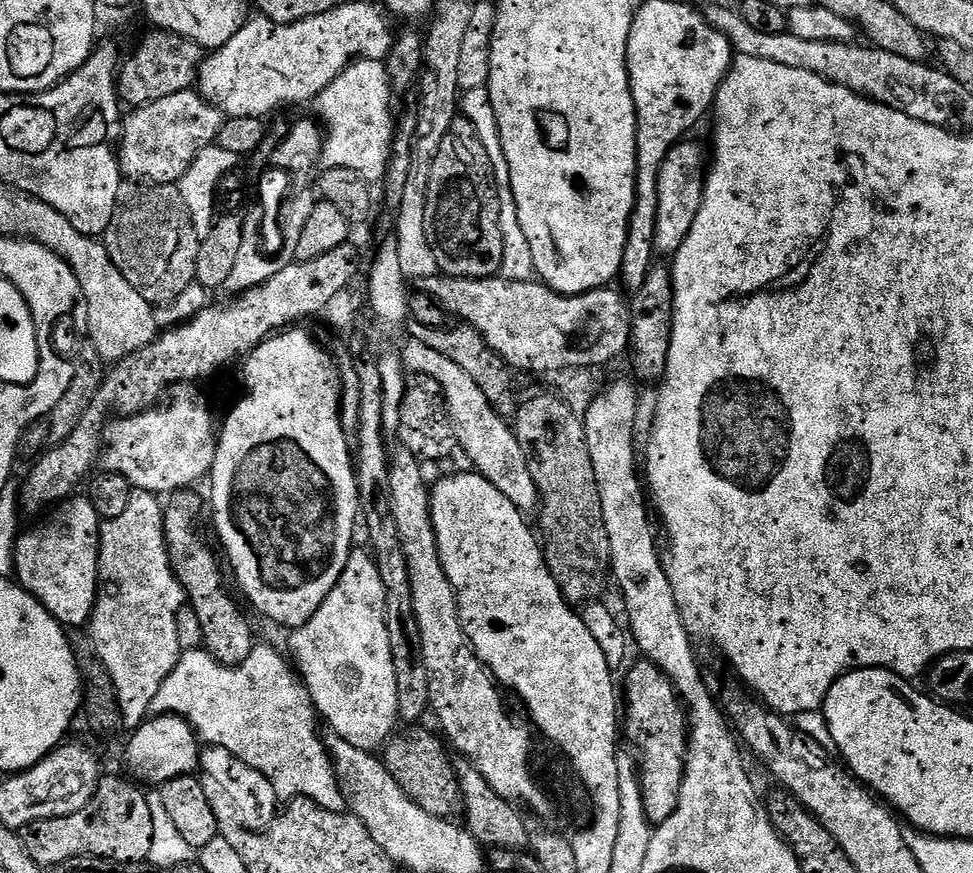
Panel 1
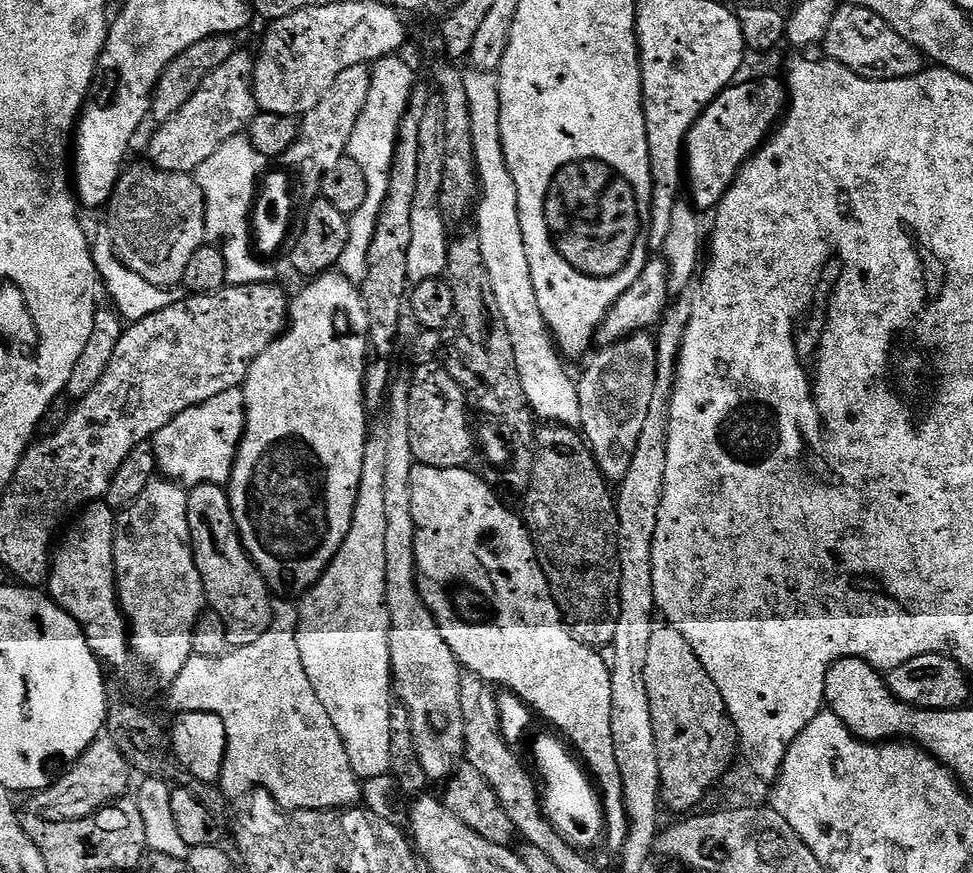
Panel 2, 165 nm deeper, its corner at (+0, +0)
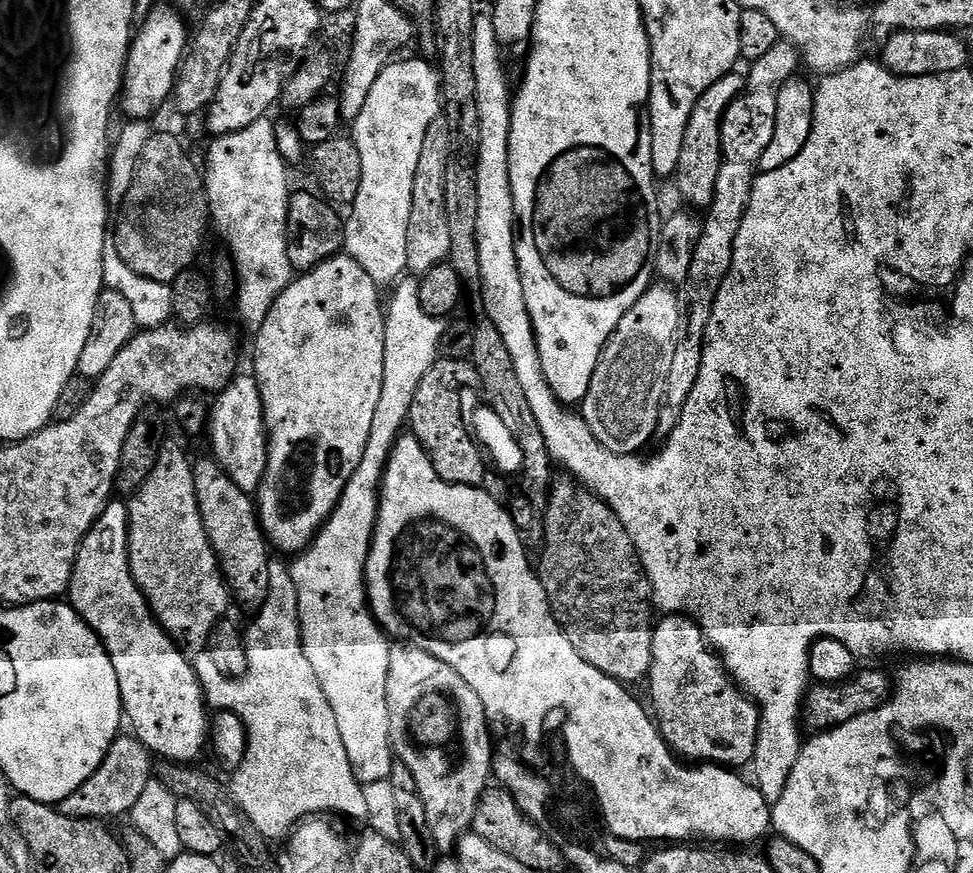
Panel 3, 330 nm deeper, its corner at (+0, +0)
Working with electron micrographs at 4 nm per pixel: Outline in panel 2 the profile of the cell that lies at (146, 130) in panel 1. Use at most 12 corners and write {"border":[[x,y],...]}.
{"border":[[237,50],[155,129],[147,159],[192,174],[258,111]]}

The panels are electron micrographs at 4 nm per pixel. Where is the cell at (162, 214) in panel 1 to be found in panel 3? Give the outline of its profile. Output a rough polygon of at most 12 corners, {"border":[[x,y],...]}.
{"border":[[153,131],[114,216],[122,262],[171,284],[209,231],[201,169]]}

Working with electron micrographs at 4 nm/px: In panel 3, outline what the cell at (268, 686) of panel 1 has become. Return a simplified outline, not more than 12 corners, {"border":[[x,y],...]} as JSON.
{"border":[[289,565],[243,633],[248,665],[195,657],[207,707],[242,718],[236,807],[269,842],[363,821],[338,718],[306,662]]}

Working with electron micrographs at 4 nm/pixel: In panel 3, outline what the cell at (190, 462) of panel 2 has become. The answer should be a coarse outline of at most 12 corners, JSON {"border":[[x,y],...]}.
{"border":[[255,375],[215,397],[211,459],[244,492],[259,488],[268,433]]}

